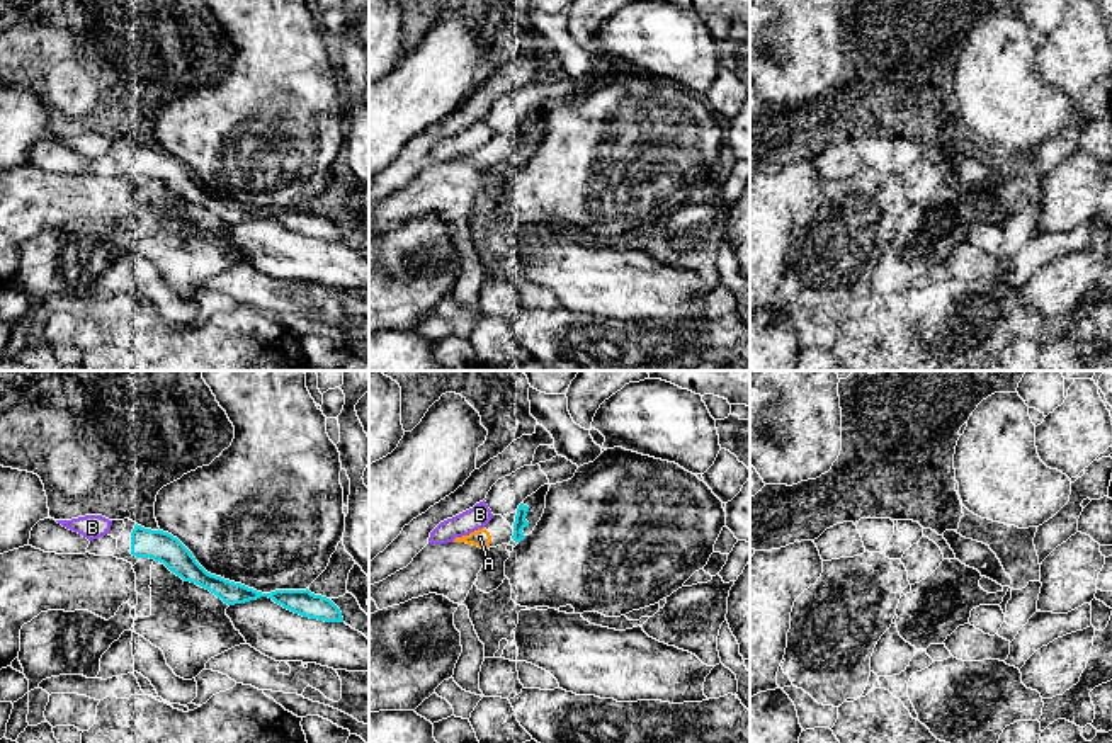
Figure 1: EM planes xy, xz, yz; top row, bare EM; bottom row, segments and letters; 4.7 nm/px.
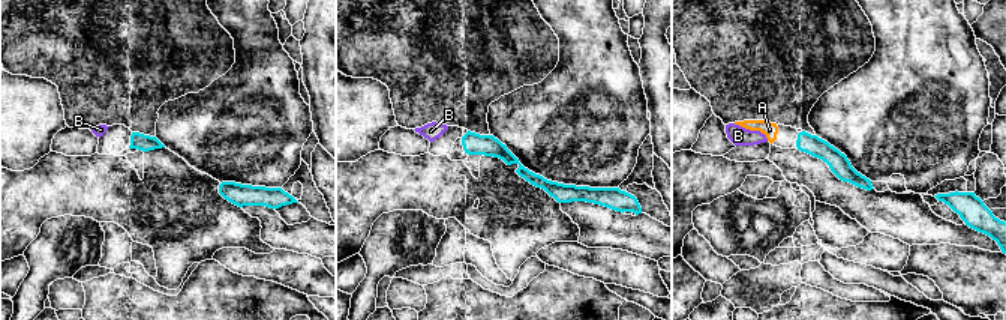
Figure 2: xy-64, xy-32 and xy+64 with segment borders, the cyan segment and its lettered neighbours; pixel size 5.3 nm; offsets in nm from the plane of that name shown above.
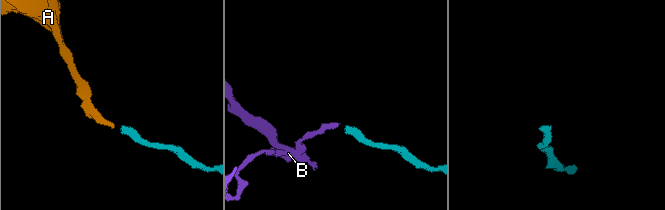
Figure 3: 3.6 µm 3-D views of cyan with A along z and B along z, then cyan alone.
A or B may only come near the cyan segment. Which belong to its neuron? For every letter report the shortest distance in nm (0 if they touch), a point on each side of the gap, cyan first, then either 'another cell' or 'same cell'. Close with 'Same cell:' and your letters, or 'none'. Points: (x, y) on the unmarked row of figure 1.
A: 100 nm | xz (512, 155), (490, 155) | same cell
B: 100 nm | xy (131, 152), (111, 143) | another cell
Same cell: A

